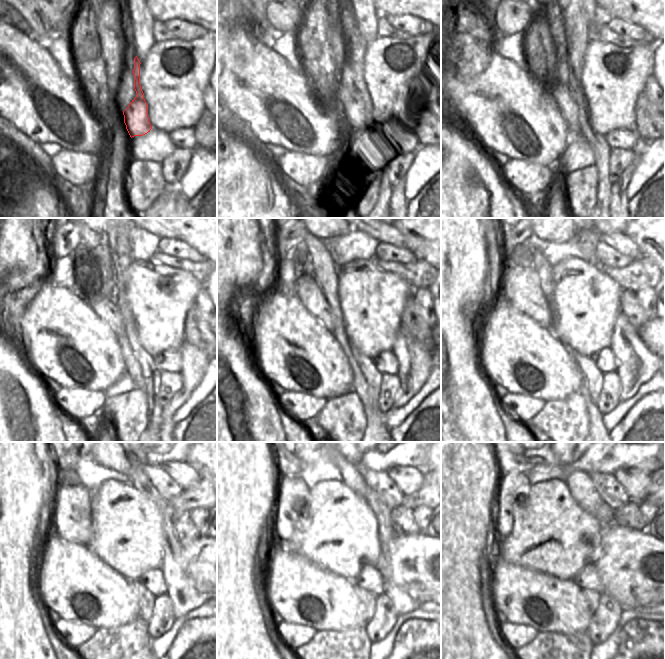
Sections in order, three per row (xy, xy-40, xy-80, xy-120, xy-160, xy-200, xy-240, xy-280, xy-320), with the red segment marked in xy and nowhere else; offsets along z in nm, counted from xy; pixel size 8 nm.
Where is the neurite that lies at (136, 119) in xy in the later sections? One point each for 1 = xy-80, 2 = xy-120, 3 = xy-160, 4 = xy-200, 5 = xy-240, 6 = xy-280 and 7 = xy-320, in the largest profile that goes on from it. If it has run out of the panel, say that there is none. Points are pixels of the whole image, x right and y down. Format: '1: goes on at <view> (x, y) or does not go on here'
1: goes on at xy-80 (569, 95)
2: goes on at xy-120 (113, 249)
3: goes on at xy-160 (318, 292)
4: goes on at xy-200 (531, 290)
5: goes on at xy-240 (72, 511)
6: goes on at xy-280 (292, 512)
7: goes on at xy-320 (514, 487)

